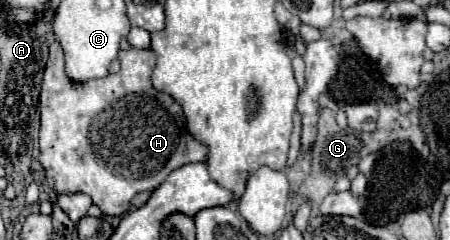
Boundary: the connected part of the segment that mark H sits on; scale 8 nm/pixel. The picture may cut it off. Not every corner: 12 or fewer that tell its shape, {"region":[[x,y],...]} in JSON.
{"region":[[49,47],[39,163],[123,215],[207,147],[151,49],[81,85]]}

